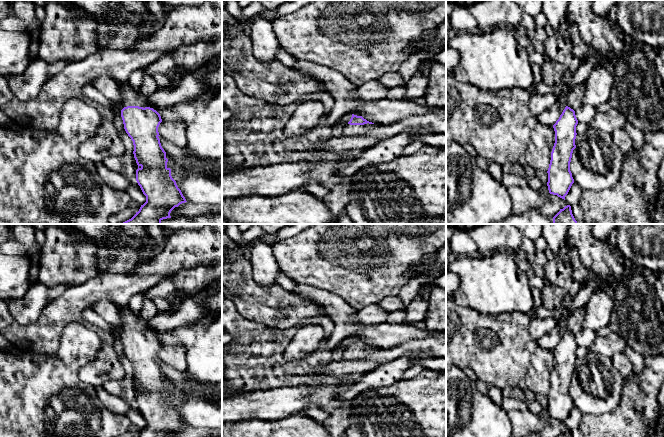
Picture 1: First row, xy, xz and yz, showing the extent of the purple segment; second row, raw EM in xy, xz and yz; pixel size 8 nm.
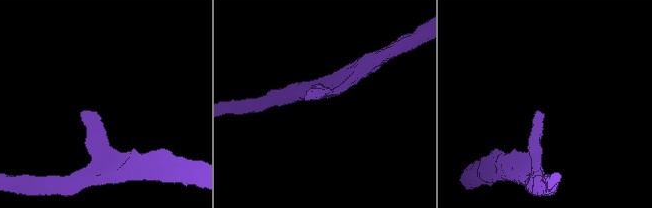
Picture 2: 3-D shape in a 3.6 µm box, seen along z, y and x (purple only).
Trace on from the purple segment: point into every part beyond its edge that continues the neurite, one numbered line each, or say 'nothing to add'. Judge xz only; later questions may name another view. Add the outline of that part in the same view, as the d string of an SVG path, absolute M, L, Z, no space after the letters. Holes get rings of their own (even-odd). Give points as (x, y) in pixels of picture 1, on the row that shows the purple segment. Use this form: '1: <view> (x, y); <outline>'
1: xz (349, 130); M347 123L343 126L343 135L347 136L359 135L374 130L377 127L378 125L369 123L364 125L350 125Z

